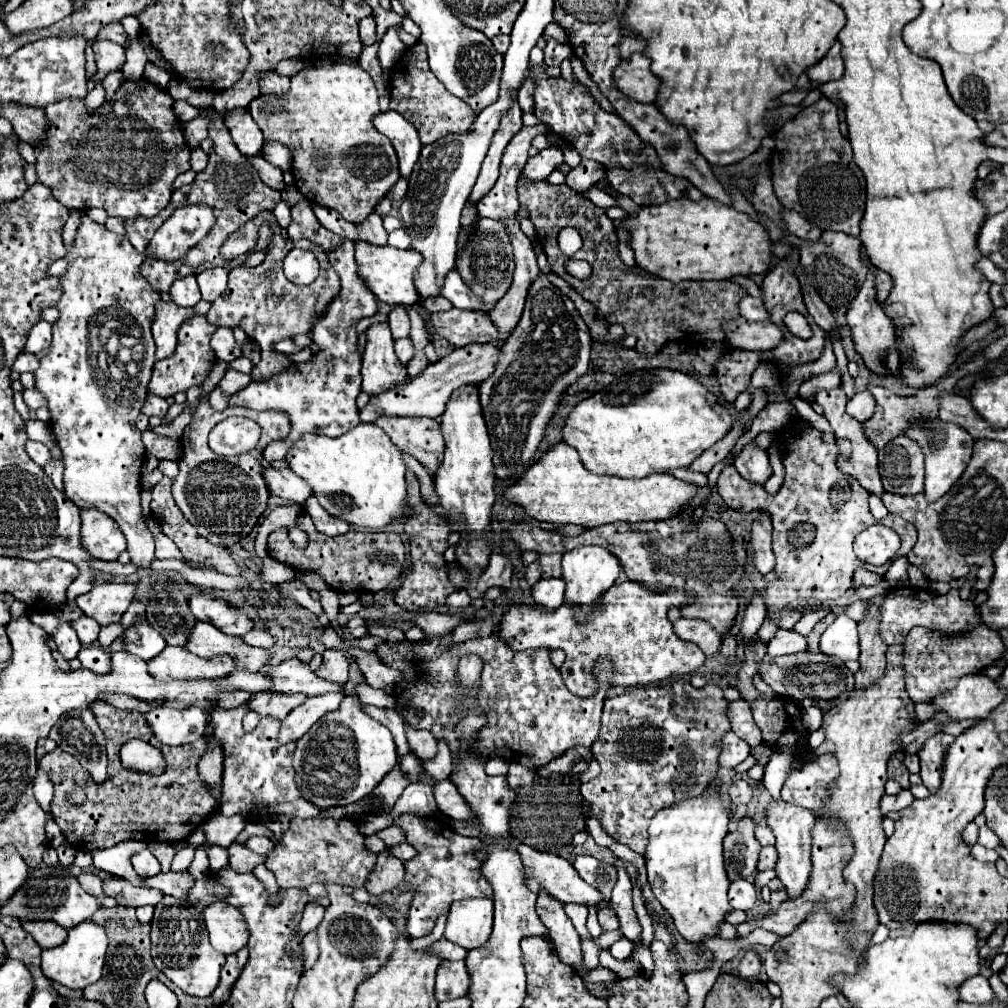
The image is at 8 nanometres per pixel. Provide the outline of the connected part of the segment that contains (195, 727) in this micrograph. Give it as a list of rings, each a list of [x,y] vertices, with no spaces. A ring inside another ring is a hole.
[[[163,706],[153,708],[145,716],[157,740],[169,746],[191,744],[195,740],[201,740],[205,736],[207,718],[209,718],[209,714],[201,708],[175,710],[175,708],[163,708]]]

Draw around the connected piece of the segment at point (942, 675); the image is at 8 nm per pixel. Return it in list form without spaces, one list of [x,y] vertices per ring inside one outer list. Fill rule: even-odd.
[[[979,626],[973,632],[955,638],[943,638],[939,632],[927,628],[913,628],[907,634],[903,648],[905,684],[907,694],[913,702],[929,702],[937,694],[955,688],[957,680],[963,674],[983,672],[987,666],[991,666],[995,660],[1001,660],[1005,654],[1005,646],[1001,642],[999,632],[995,634],[995,630],[987,626]]]

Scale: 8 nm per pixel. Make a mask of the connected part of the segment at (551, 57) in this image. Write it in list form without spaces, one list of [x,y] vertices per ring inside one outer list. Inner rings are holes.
[[[547,40],[547,48],[545,48],[547,66],[559,66],[569,56],[571,56],[571,46],[569,44],[559,44],[555,40]]]

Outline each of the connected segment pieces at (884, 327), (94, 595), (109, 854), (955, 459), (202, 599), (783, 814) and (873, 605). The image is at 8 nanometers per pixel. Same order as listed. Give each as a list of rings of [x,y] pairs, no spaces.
[[[863,250],[863,262],[865,266],[869,268],[867,272],[867,278],[865,278],[865,284],[861,286],[859,294],[855,296],[855,300],[851,302],[849,310],[847,310],[847,324],[851,328],[851,334],[853,334],[853,342],[855,342],[855,348],[857,352],[863,356],[867,368],[871,368],[871,372],[875,374],[887,374],[885,366],[881,364],[883,360],[883,354],[887,352],[887,348],[891,348],[895,344],[895,324],[893,320],[883,312],[883,304],[877,302],[877,290],[875,290],[875,266],[869,264],[869,258],[865,256],[865,250]]]
[[[97,584],[91,592],[77,596],[77,606],[85,616],[97,620],[101,626],[119,622],[129,608],[135,594],[135,584]]]
[[[125,840],[115,844],[113,848],[103,848],[103,850],[95,850],[93,852],[93,866],[97,870],[105,870],[113,876],[125,878],[135,886],[143,886],[143,878],[137,876],[137,872],[133,872],[131,868],[131,856],[145,850],[145,842],[139,840]]]
[[[927,420],[925,424],[919,422],[917,426],[911,426],[905,434],[911,436],[913,440],[917,440],[925,452],[925,490],[923,490],[923,494],[927,496],[927,500],[935,502],[961,478],[967,462],[971,460],[973,438],[967,430],[963,430],[955,424],[941,422],[941,420]]]
[[[195,594],[189,598],[189,606],[197,620],[213,624],[223,634],[243,636],[253,628],[253,620],[245,612],[229,608],[227,602],[221,598],[209,594]]]
[[[783,798],[779,800],[769,800],[769,806],[765,808],[765,818],[769,828],[773,830],[775,838],[777,838],[777,852],[779,852],[779,860],[777,860],[777,878],[785,884],[789,896],[799,896],[809,882],[811,876],[811,828],[815,826],[815,814],[811,814],[811,810],[807,808],[797,808],[797,804],[787,804],[783,802]]]
[[[875,596],[869,600],[867,616],[859,622],[859,642],[861,642],[861,656],[859,656],[859,672],[855,674],[855,688],[865,690],[875,684],[885,672],[885,650],[887,644],[879,638],[879,604],[883,596]]]

